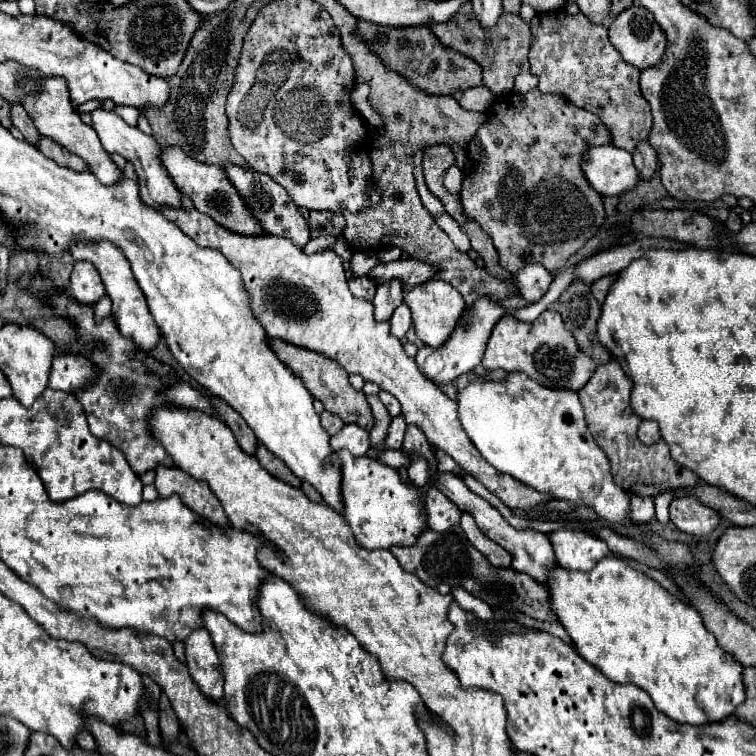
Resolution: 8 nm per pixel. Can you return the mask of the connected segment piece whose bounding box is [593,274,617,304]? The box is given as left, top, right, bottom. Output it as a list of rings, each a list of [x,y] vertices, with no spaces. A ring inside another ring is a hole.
[[[609,274],[609,276],[603,276],[603,278],[599,278],[599,280],[593,282],[593,284],[595,284],[595,286],[593,286],[593,296],[597,298],[599,304],[605,302],[605,296],[607,296],[611,284],[615,282],[615,278],[617,278],[617,274]]]

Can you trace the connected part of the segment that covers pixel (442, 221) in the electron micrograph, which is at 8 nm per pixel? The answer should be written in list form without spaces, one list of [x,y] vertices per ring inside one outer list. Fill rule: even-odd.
[[[441,214],[441,216],[437,216],[437,224],[449,234],[449,238],[453,240],[453,244],[461,250],[461,252],[467,252],[469,250],[469,238],[467,238],[467,234],[461,230],[461,226],[449,216],[449,214]]]

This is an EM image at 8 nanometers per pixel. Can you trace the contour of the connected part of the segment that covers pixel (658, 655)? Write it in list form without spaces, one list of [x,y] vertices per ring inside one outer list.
[[[607,556],[605,560],[601,560],[593,570],[589,572],[569,572],[561,566],[557,566],[551,574],[549,574],[549,580],[545,582],[545,588],[549,588],[549,604],[553,604],[553,614],[557,616],[559,624],[567,630],[569,638],[573,640],[573,646],[575,650],[593,666],[597,666],[609,680],[613,682],[621,682],[621,684],[635,684],[639,688],[643,688],[645,692],[649,692],[649,696],[653,698],[653,704],[657,706],[657,710],[661,710],[665,716],[673,718],[675,722],[681,722],[681,724],[705,724],[705,722],[719,722],[723,720],[725,716],[733,714],[735,708],[745,700],[745,688],[743,688],[743,680],[741,680],[741,672],[743,672],[743,666],[737,664],[737,660],[733,660],[733,656],[727,656],[725,652],[721,652],[715,636],[703,626],[703,620],[699,616],[697,610],[693,610],[691,606],[687,606],[685,602],[681,602],[677,596],[669,594],[663,586],[659,586],[655,580],[651,580],[647,574],[627,566],[623,560],[615,558],[615,556]]]

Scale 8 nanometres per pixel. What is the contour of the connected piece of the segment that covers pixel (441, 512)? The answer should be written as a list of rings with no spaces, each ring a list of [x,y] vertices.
[[[431,488],[425,494],[425,504],[429,530],[447,532],[451,526],[457,526],[461,522],[461,510],[437,488]]]

